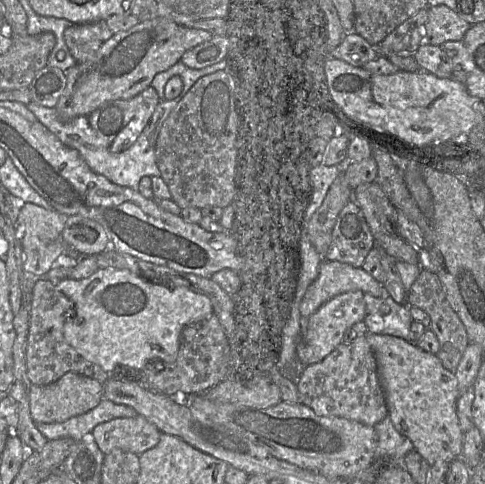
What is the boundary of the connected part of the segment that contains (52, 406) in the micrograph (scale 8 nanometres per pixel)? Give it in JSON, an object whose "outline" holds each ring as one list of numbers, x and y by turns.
{"outline":[[67,372,51,384,31,385,29,393,30,414,35,423,64,422,94,409,102,399,104,399,103,385,99,381,76,372]]}

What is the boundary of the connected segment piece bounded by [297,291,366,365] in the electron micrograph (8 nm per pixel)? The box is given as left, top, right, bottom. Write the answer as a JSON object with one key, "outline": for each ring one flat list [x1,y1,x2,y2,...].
{"outline":[[350,291,339,294,322,305,308,319,308,327,297,345,297,357,303,365,321,362,337,346,344,342,348,328,364,321,366,304,362,291]]}

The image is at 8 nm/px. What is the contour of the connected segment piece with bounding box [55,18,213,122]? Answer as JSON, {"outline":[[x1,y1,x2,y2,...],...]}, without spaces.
{"outline":[[167,18,139,21,128,30,114,33,102,43,92,59,76,64,66,71,66,87,55,107,58,117,67,122,78,116,88,116,107,102,136,96,151,85,156,74,168,70,180,61,186,51,209,41,212,37,213,35,206,30,182,26]]}

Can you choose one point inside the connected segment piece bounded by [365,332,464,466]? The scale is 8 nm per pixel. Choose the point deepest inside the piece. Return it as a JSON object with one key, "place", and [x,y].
{"place":[420,393]}

